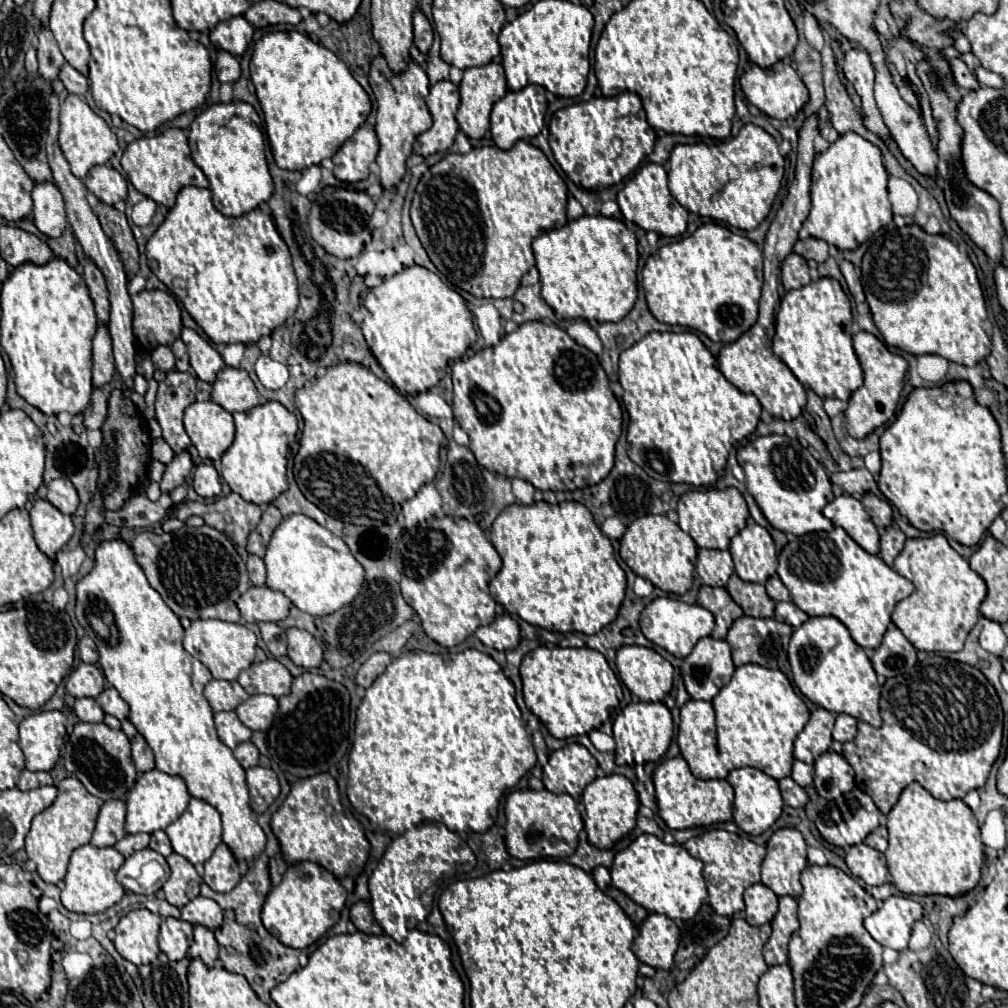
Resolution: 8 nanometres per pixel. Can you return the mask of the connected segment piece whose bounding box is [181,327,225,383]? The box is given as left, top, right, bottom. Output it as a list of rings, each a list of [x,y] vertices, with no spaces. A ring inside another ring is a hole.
[[[185,327],[183,333],[181,333],[181,339],[187,345],[191,367],[195,369],[197,377],[201,381],[213,383],[217,371],[221,371],[225,367],[225,361],[221,359],[221,355],[215,351],[215,347],[207,339],[203,339],[193,329],[187,329]]]

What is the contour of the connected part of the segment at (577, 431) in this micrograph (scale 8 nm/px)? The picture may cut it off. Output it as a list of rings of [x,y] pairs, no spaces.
[[[527,321],[523,325],[517,327],[517,331],[505,335],[497,345],[493,347],[485,347],[479,353],[475,353],[473,357],[459,359],[453,363],[453,413],[457,423],[461,425],[461,429],[469,435],[469,449],[473,451],[475,459],[479,465],[487,467],[489,471],[501,473],[509,479],[519,477],[525,479],[529,483],[535,485],[535,489],[541,491],[555,491],[555,489],[563,489],[563,491],[575,491],[575,489],[583,489],[587,485],[595,485],[601,479],[605,479],[613,467],[613,459],[615,459],[615,443],[621,435],[621,423],[623,423],[623,413],[621,407],[613,395],[613,391],[609,389],[609,379],[603,371],[603,367],[599,365],[599,359],[593,351],[589,351],[587,347],[581,347],[579,343],[575,343],[567,331],[559,329],[557,325],[547,325],[543,321]]]

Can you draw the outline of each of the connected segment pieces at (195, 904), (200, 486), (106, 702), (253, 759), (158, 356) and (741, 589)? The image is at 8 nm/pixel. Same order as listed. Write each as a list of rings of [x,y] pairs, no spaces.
[[[197,895],[195,899],[191,899],[183,909],[181,909],[181,919],[189,921],[189,923],[201,923],[209,929],[217,929],[223,923],[223,911],[221,907],[203,895]]]
[[[211,463],[197,465],[193,475],[193,489],[205,499],[213,499],[221,493],[221,477]]]
[[[115,687],[103,689],[103,691],[99,693],[99,697],[97,697],[97,703],[103,707],[105,713],[115,715],[117,719],[129,717],[129,707],[127,707],[127,703],[121,699],[119,691],[115,691]]]
[[[245,741],[245,743],[237,745],[233,749],[233,753],[235,753],[235,757],[237,757],[237,761],[241,763],[243,769],[255,767],[259,763],[259,751],[257,751],[257,747],[251,741]]]
[[[157,347],[153,353],[151,353],[151,361],[155,365],[155,369],[167,373],[171,369],[175,369],[175,357],[171,353],[169,347]]]
[[[735,573],[727,583],[727,591],[733,601],[743,609],[749,617],[773,617],[775,601],[767,595],[761,583],[745,583]]]

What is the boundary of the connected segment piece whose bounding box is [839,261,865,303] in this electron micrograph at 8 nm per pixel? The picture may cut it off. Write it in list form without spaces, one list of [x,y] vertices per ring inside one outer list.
[[[841,261],[841,263],[839,263],[839,267],[841,267],[841,273],[843,273],[845,281],[847,281],[849,293],[853,295],[853,299],[855,299],[857,303],[863,303],[863,301],[865,301],[863,287],[861,287],[861,281],[859,281],[859,275],[857,275],[857,271],[855,271],[853,263],[851,263],[851,261]]]

